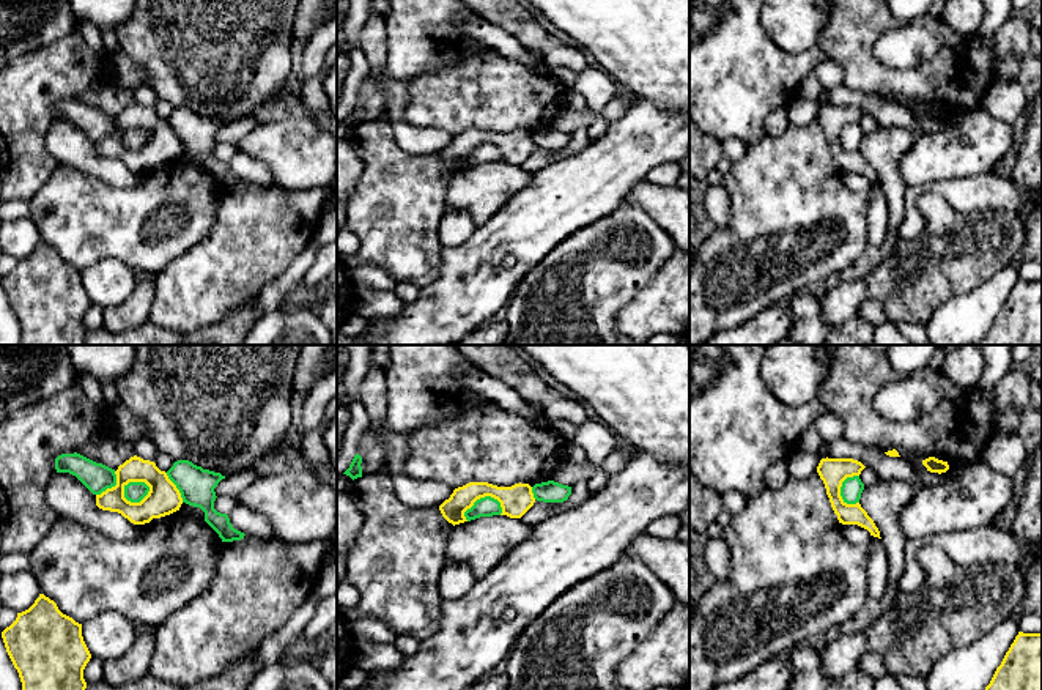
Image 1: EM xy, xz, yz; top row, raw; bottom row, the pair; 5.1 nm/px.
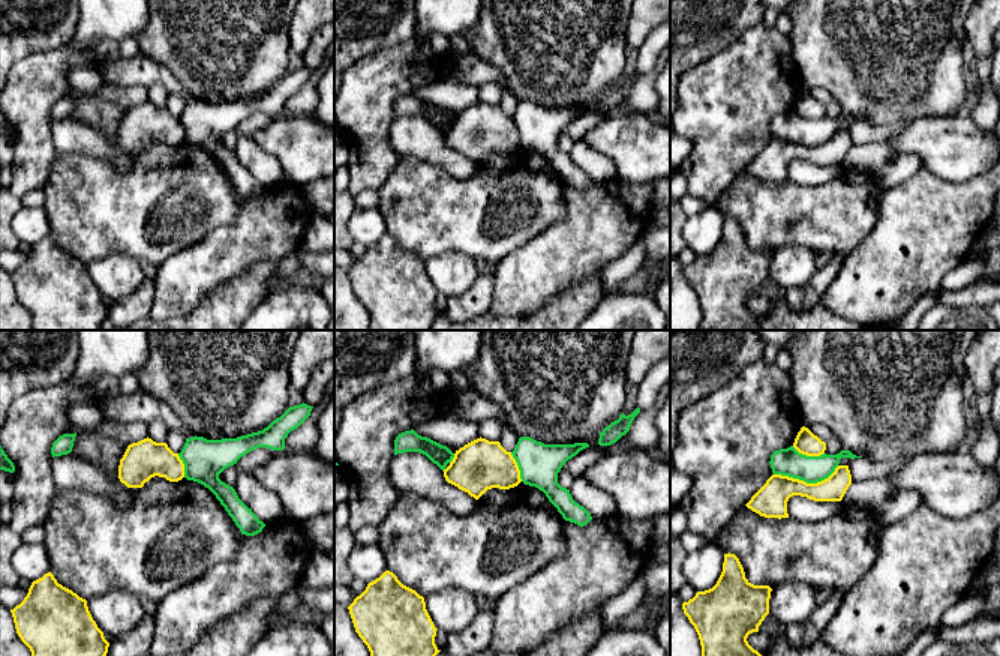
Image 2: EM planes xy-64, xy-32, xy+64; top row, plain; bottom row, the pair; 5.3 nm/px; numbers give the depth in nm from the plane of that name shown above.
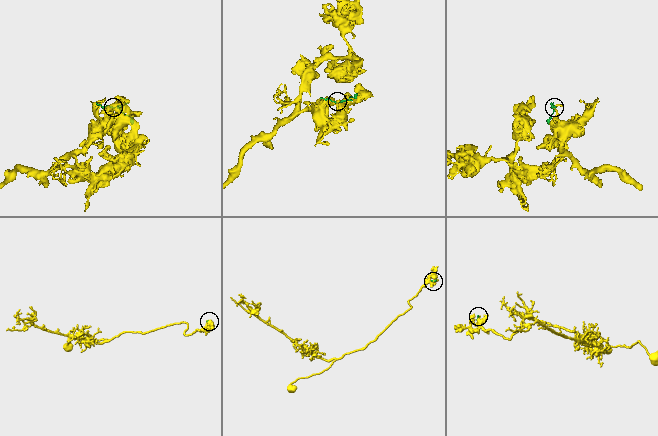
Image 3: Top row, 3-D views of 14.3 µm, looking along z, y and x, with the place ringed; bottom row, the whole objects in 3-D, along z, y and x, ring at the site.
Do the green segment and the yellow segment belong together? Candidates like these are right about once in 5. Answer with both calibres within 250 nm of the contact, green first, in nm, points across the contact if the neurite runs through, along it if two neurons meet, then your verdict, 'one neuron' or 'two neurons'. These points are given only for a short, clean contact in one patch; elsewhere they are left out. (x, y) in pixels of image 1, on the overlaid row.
calibres 110 and 170 nm; border xy (150, 487), (139, 501), (128, 501), (123, 497); two neurons

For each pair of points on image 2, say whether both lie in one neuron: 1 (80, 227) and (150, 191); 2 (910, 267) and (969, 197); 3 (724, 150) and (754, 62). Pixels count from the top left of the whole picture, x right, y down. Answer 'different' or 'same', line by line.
1: same
2: same
3: same

